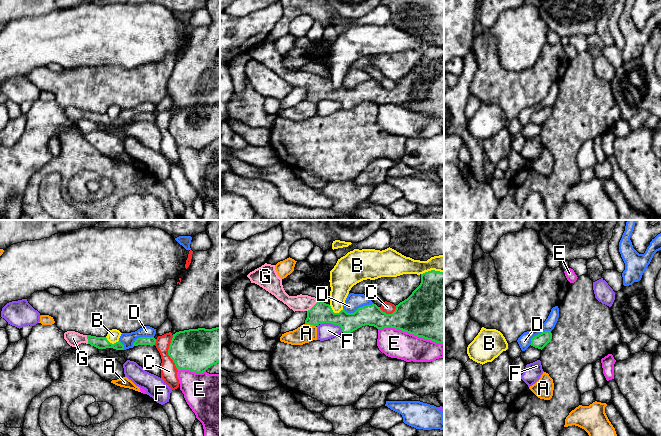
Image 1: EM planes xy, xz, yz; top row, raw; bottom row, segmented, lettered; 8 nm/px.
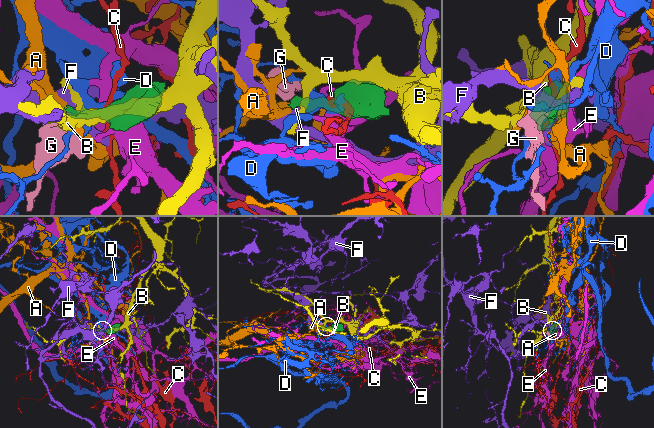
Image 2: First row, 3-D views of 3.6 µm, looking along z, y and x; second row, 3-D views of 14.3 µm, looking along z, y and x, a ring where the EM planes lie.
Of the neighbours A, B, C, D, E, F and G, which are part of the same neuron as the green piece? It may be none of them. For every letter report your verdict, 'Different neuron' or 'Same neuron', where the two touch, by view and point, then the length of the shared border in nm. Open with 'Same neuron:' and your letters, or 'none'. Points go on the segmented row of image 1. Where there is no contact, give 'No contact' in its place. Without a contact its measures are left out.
Same neuron: G
A: Different neuron. Touches green at xz (310, 324). Shared border 90 nm
B: Different neuron. Touches green at xz (335, 313). Shared border 120 nm
C: Different neuron. Touches green at xy (168, 353). Shared border 300 nm
D: Different neuron. Touches green at xz (358, 308). Shared border 260 nm
E: Different neuron. Touches green at xz (411, 333). Shared border 550 nm
F: Different neuron. Touches green at xz (332, 323). Shared border 200 nm
G: Same neuron. Touches green at xz (313, 306). Shared border 130 nm

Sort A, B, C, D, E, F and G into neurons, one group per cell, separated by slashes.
A / B / C / D / E / F / G

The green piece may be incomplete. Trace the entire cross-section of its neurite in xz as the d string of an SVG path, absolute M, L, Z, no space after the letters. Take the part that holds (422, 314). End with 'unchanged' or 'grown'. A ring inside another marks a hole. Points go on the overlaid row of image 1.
M265 263L261 267L250 272L247 277L251 283L255 283L274 295L278 300L295 311L306 311L305 324L318 326L323 323L331 323L341 327L343 333L351 333L358 328L369 325L378 330L391 327L422 337L436 343L444 344L444 272L431 270L421 274L420 285L412 294L396 305L392 314L386 314L376 304L358 308L354 313L347 313L344 309L334 313L331 306L308 295L289 296L282 285L282 279L278 276L275 265Z; grown

